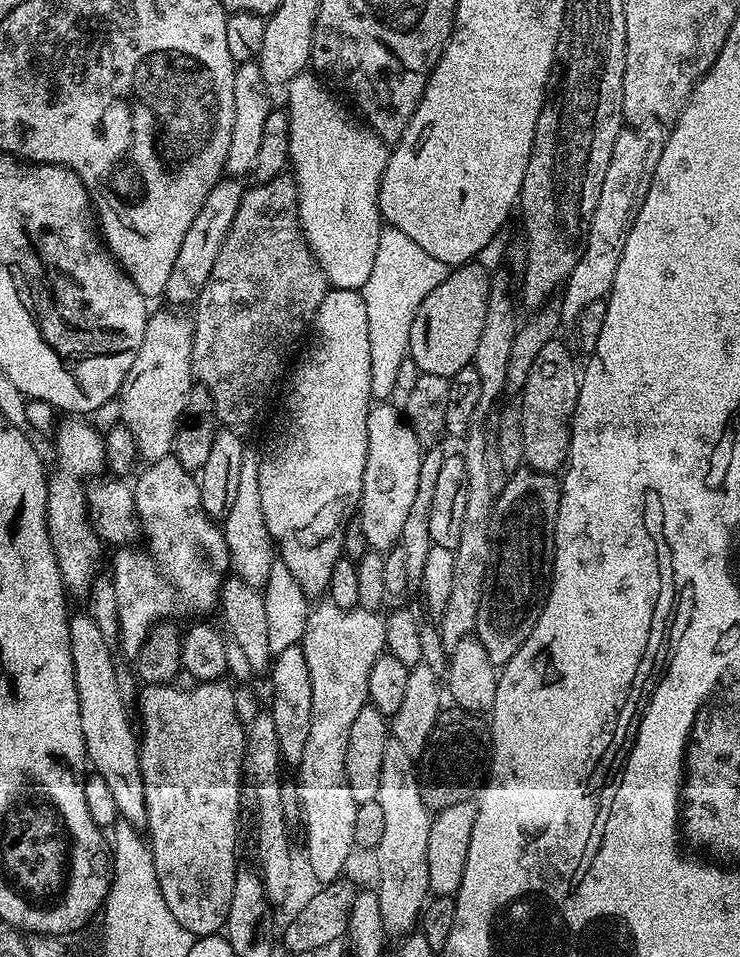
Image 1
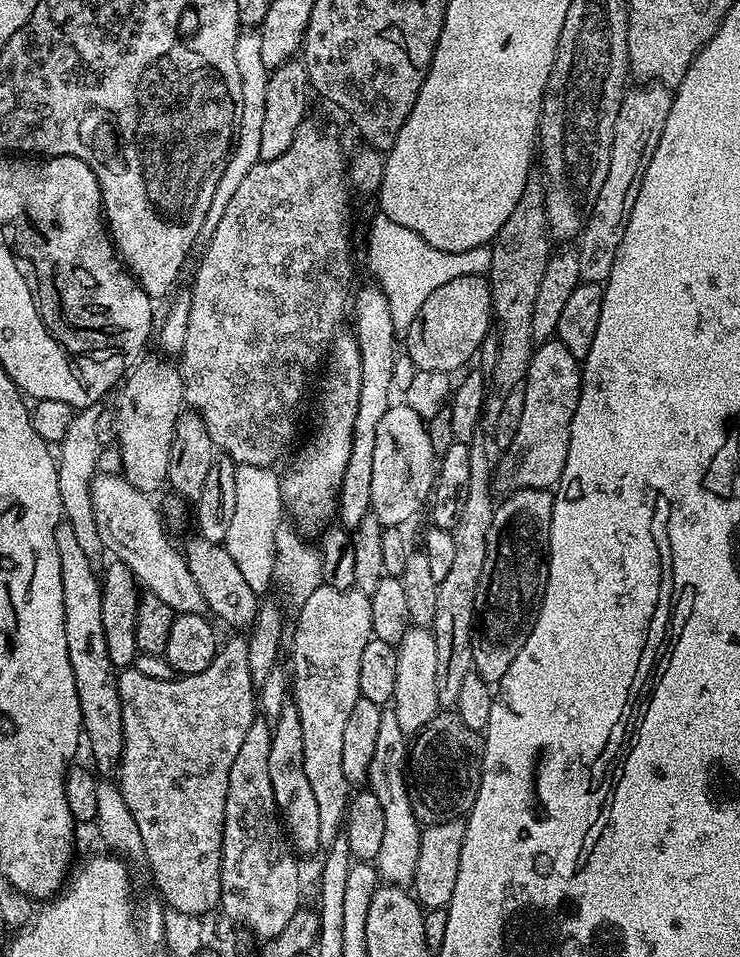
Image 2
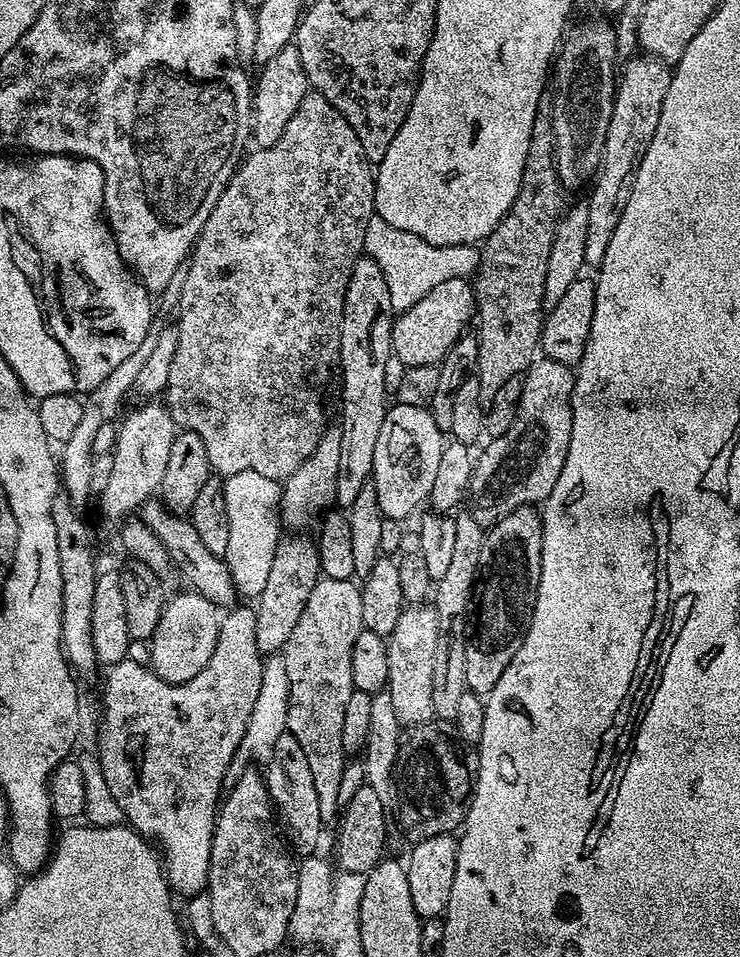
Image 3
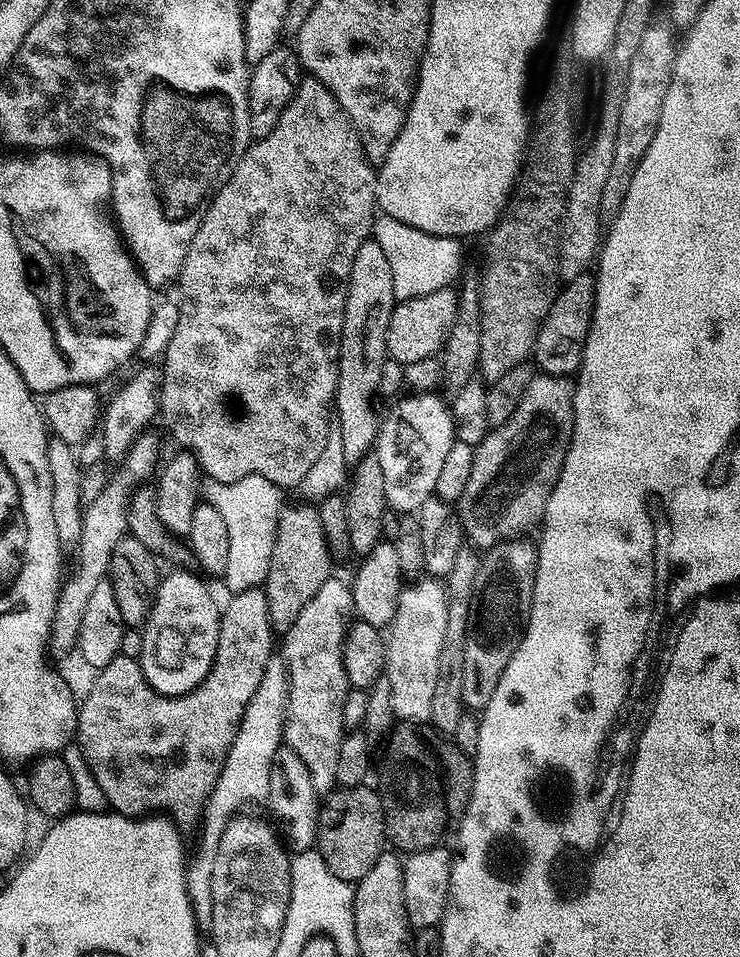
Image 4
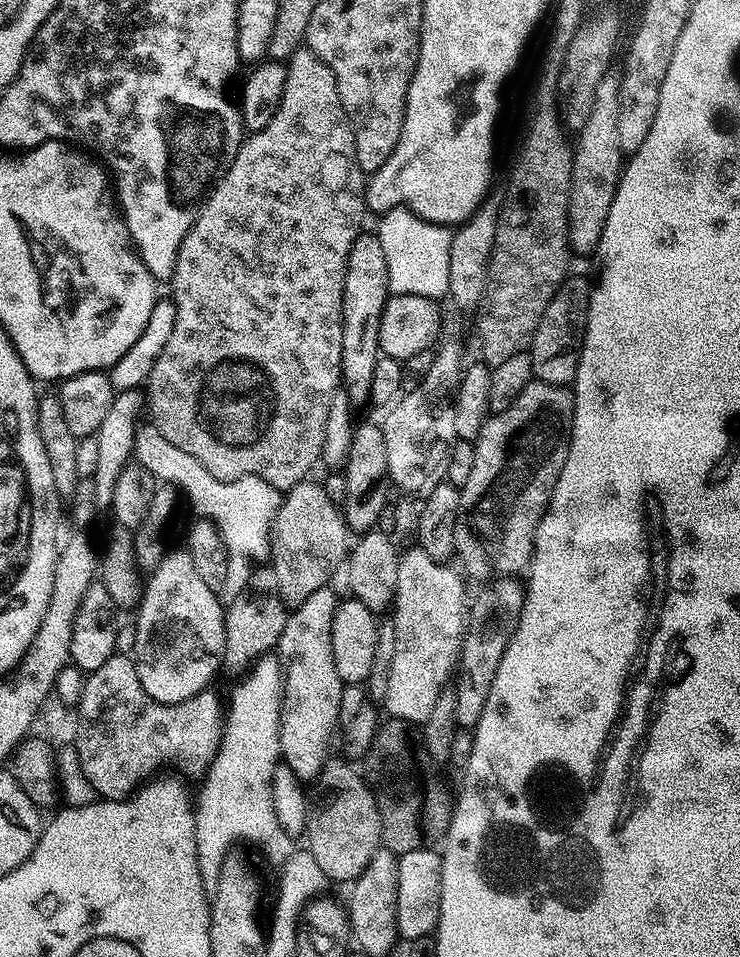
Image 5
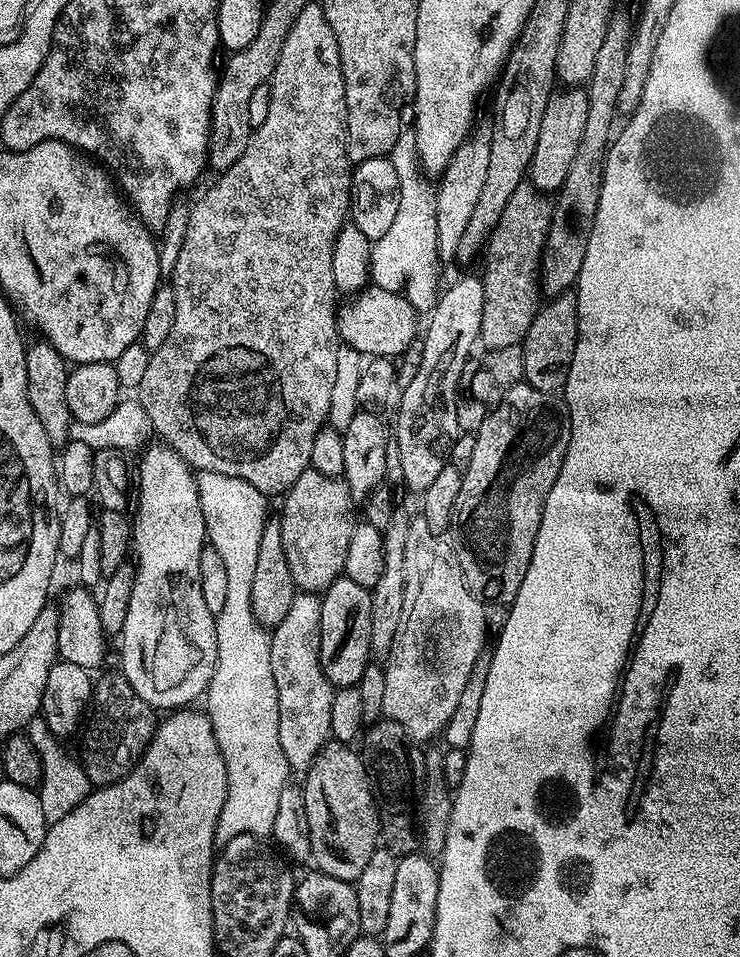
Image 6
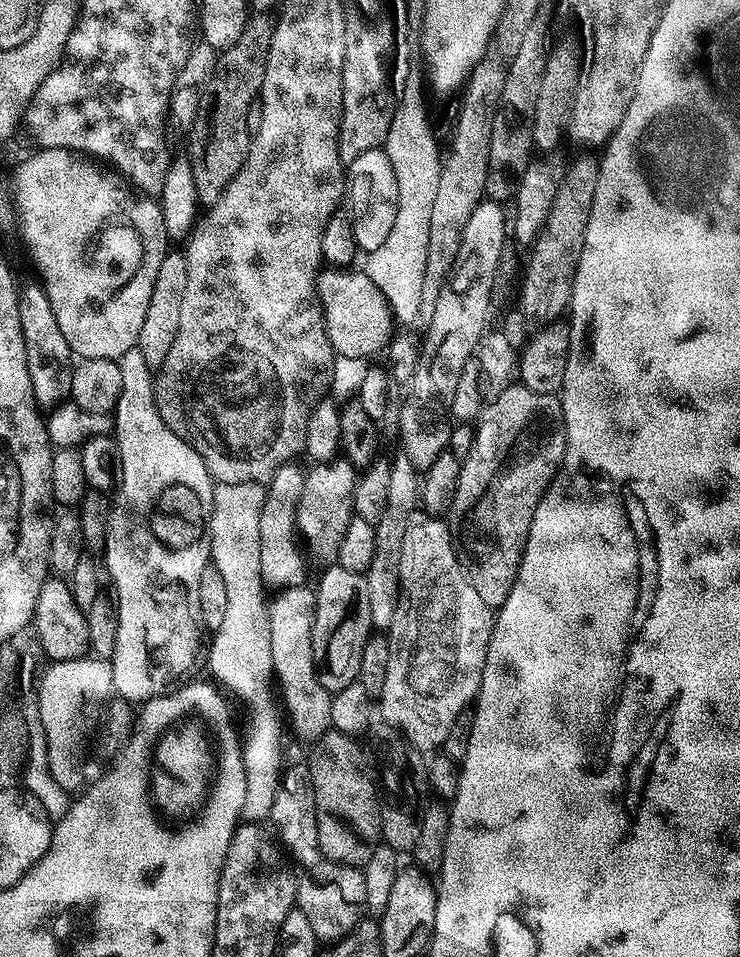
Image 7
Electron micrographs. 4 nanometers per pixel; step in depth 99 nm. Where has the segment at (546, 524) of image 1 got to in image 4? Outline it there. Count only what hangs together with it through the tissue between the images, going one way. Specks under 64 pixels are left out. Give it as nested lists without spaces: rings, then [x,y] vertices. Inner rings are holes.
[[[513,541],[497,547],[489,560],[483,561],[476,578],[476,593],[470,602],[470,614],[464,639],[464,669],[462,670],[462,702],[465,709],[483,713],[484,707],[494,698],[498,678],[506,670],[506,662],[518,650],[520,639],[528,628],[532,609],[532,595],[536,581],[537,549],[527,541]]]

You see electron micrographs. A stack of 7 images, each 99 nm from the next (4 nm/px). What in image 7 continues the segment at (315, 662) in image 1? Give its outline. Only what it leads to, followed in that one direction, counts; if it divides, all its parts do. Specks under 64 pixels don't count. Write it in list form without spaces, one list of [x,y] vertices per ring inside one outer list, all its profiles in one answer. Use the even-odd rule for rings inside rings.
[[[311,587],[286,588],[279,593],[275,601],[271,601],[268,617],[270,618],[270,658],[272,659],[272,675],[278,685],[282,697],[282,708],[286,713],[286,724],[292,727],[292,732],[300,740],[315,742],[326,735],[332,728],[330,722],[330,702],[332,693],[318,682],[318,674],[312,657],[312,631],[314,630],[314,614],[316,613],[316,593]]]

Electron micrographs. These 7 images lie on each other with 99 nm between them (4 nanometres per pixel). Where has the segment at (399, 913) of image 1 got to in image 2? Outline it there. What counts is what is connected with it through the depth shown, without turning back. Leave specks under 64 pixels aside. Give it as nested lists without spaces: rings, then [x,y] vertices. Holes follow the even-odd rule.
[[[385,707],[367,778],[370,791],[376,795],[378,802],[382,802],[382,814],[386,814],[386,834],[382,834],[382,847],[378,850],[374,867],[381,881],[401,886],[411,885],[414,878],[414,866],[418,862],[418,842],[422,831],[422,825],[417,820],[408,797],[410,784],[406,779],[406,765],[409,751],[410,740],[398,722],[395,707]]]

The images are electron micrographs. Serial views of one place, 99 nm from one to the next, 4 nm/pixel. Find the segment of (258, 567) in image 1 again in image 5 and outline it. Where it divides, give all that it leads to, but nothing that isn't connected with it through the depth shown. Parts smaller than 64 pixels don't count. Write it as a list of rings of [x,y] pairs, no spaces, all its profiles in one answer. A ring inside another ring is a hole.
[[[144,422],[136,430],[135,463],[155,477],[157,481],[168,486],[175,486],[188,499],[195,515],[202,520],[209,520],[216,525],[218,534],[222,534],[222,542],[226,542],[228,551],[228,569],[226,570],[226,586],[222,596],[225,601],[232,601],[235,596],[246,590],[246,582],[250,582],[250,574],[257,566],[269,559],[272,547],[272,523],[276,511],[280,509],[281,489],[274,488],[253,476],[243,476],[237,480],[219,480],[198,462],[198,458],[190,458],[186,450],[178,450],[166,438],[162,438],[154,425]]]

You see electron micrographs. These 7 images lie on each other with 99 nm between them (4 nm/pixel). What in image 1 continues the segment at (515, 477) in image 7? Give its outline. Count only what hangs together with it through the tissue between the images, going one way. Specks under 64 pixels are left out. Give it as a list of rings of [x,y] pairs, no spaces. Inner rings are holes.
[[[560,338],[546,342],[546,346],[538,350],[538,358],[534,358],[534,366],[530,366],[530,374],[526,374],[524,387],[518,393],[523,463],[534,472],[559,473],[568,459],[568,447],[572,441],[572,411],[576,408],[580,389],[578,364],[576,368],[572,361],[573,349],[569,348]]]

